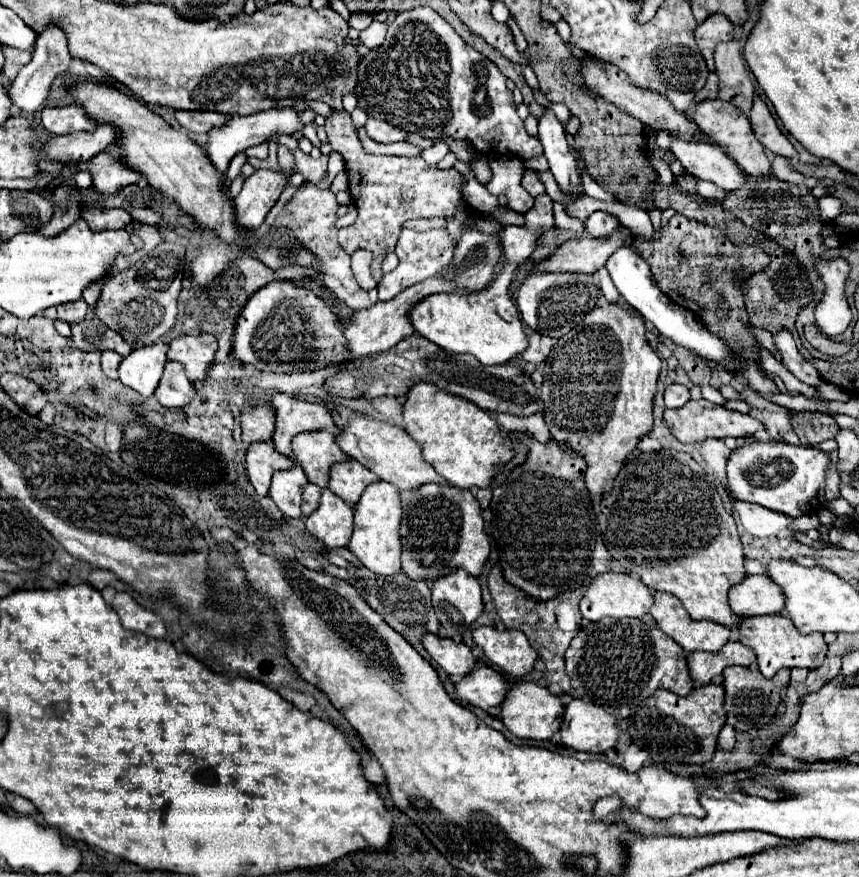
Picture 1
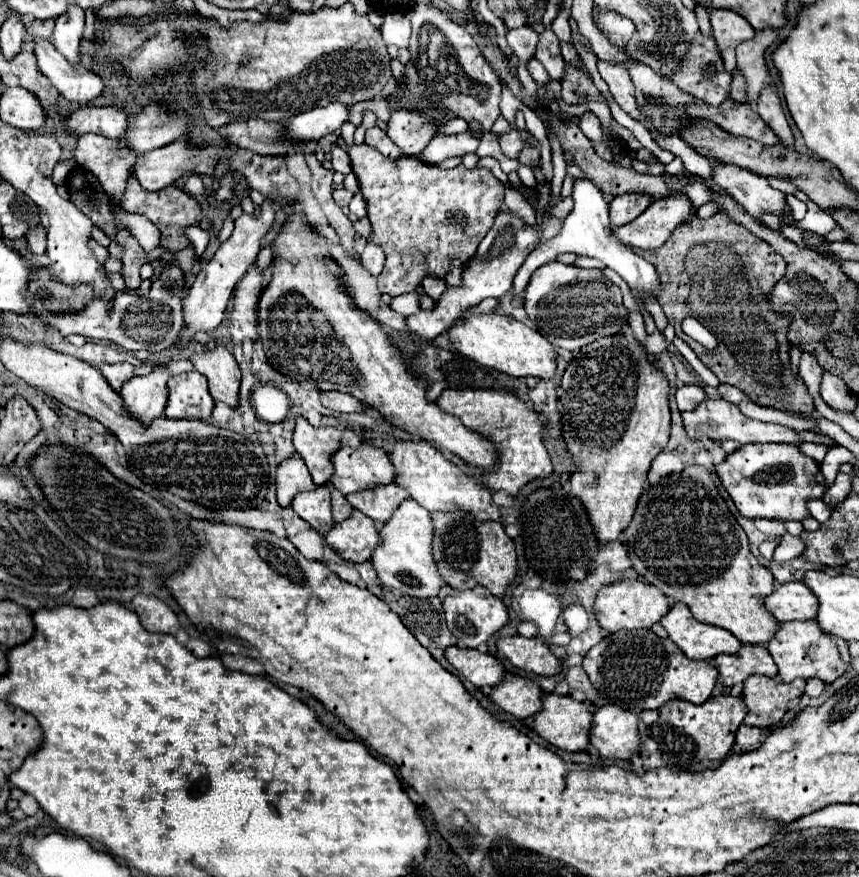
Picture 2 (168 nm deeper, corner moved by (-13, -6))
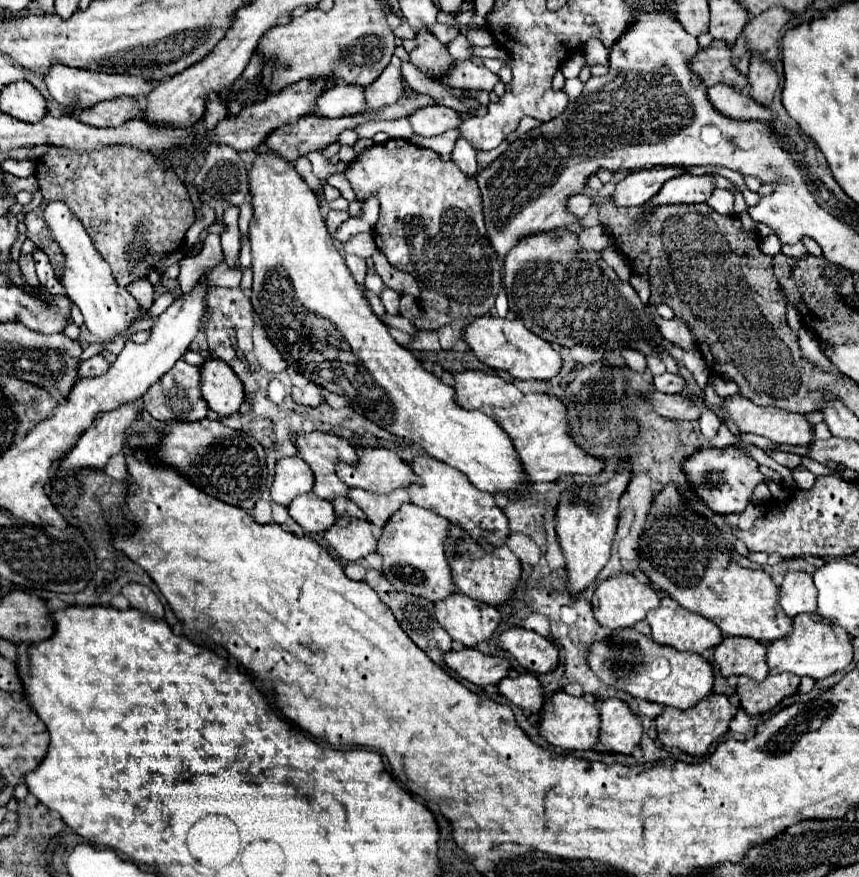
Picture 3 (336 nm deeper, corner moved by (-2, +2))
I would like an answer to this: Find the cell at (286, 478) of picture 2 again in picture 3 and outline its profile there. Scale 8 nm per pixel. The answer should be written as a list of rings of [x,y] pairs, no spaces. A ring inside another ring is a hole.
[[[286,457],[276,463],[276,475],[272,483],[272,501],[288,507],[294,497],[310,493],[314,485],[312,469],[300,457]]]

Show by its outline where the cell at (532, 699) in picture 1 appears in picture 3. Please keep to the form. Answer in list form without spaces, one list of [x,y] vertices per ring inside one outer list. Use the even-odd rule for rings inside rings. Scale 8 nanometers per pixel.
[[[558,691],[552,697],[554,711],[542,713],[540,715],[540,735],[552,743],[554,747],[566,749],[566,751],[590,751],[596,749],[598,741],[598,729],[600,729],[600,717],[598,717],[598,707],[588,703],[582,697],[572,697],[564,691]]]

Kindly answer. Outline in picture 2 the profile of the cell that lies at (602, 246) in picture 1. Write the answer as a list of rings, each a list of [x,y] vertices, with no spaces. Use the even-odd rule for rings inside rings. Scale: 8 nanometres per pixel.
[[[671,195],[659,201],[653,201],[643,215],[635,221],[617,227],[613,235],[627,247],[633,249],[655,249],[661,247],[671,231],[687,221],[691,211],[691,201],[687,195]]]

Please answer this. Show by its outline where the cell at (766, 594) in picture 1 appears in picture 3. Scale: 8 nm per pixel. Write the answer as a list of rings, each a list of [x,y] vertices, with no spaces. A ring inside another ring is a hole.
[[[788,571],[780,587],[780,607],[790,617],[816,611],[816,589],[812,575]]]

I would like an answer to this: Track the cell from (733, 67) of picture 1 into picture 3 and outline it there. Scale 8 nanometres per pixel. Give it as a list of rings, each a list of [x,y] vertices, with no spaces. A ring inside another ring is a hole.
[[[770,7],[768,11],[754,17],[744,27],[744,35],[748,39],[748,47],[752,49],[752,53],[762,53],[766,61],[774,63],[780,55],[780,35],[792,19],[794,13],[778,7]]]

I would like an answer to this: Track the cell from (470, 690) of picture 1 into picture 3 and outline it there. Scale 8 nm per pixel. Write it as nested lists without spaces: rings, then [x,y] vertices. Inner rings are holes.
[[[524,673],[518,677],[506,677],[498,685],[500,693],[526,713],[540,713],[544,705],[544,689],[536,675]]]

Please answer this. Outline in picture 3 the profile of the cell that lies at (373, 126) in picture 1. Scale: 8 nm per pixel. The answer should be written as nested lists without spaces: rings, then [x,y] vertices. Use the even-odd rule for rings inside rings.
[[[434,105],[434,107],[418,109],[418,113],[412,113],[408,121],[412,123],[418,135],[432,137],[432,135],[442,135],[448,129],[458,129],[458,125],[462,125],[464,119],[456,109]]]

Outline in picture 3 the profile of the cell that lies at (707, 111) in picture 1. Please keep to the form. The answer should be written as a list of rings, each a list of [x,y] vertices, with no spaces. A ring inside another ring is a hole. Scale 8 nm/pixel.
[[[718,83],[718,85],[710,87],[708,97],[720,113],[724,113],[732,119],[772,121],[776,117],[776,113],[770,107],[758,105],[758,101],[748,97],[748,93],[740,93],[740,91],[736,91],[734,87],[730,87],[726,83]]]

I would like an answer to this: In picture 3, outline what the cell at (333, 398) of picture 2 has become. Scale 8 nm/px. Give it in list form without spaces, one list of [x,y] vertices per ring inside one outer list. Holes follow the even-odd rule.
[[[308,383],[306,387],[292,389],[292,399],[298,405],[306,405],[306,407],[318,407],[318,403],[322,403],[322,395],[318,393],[318,387],[314,383]]]

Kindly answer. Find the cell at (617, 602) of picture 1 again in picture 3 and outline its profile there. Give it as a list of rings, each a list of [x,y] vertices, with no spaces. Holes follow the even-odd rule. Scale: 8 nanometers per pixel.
[[[620,573],[618,577],[600,581],[592,597],[592,609],[594,609],[596,621],[610,629],[632,627],[634,623],[642,621],[650,609],[656,609],[658,605],[660,605],[660,595],[650,587],[650,583],[642,583],[632,573]]]

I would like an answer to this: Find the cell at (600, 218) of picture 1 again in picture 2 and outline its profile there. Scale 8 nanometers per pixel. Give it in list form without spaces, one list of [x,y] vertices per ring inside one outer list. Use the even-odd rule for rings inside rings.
[[[619,195],[609,203],[609,221],[611,229],[621,227],[637,219],[651,203],[649,195]]]

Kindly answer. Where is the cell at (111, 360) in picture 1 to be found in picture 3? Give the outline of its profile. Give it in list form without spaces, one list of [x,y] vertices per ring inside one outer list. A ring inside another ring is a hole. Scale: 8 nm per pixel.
[[[94,355],[88,361],[82,361],[78,367],[78,377],[98,377],[108,371],[108,361],[102,355]]]

